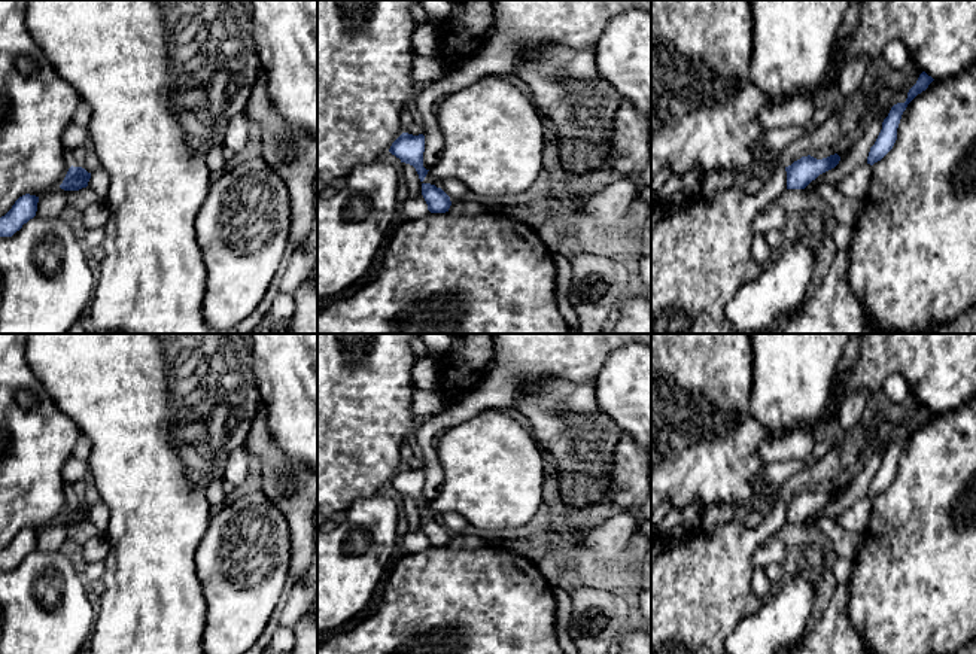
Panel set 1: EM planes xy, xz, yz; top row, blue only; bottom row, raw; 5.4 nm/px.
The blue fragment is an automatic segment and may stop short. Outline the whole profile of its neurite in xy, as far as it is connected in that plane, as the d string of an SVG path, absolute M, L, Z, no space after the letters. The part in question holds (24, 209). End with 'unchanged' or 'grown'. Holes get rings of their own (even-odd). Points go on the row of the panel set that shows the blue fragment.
M25 194L19 197L12 209L0 218L0 237L12 237L30 219L36 216L39 197Z; unchanged

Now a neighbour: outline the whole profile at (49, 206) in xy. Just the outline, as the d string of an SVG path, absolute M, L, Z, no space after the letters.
M58 188L39 198L36 216L40 218L58 218L67 206L67 191Z

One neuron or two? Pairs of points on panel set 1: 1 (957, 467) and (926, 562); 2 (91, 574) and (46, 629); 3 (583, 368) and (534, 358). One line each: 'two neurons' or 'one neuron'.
1: one neuron
2: two neurons
3: one neuron

